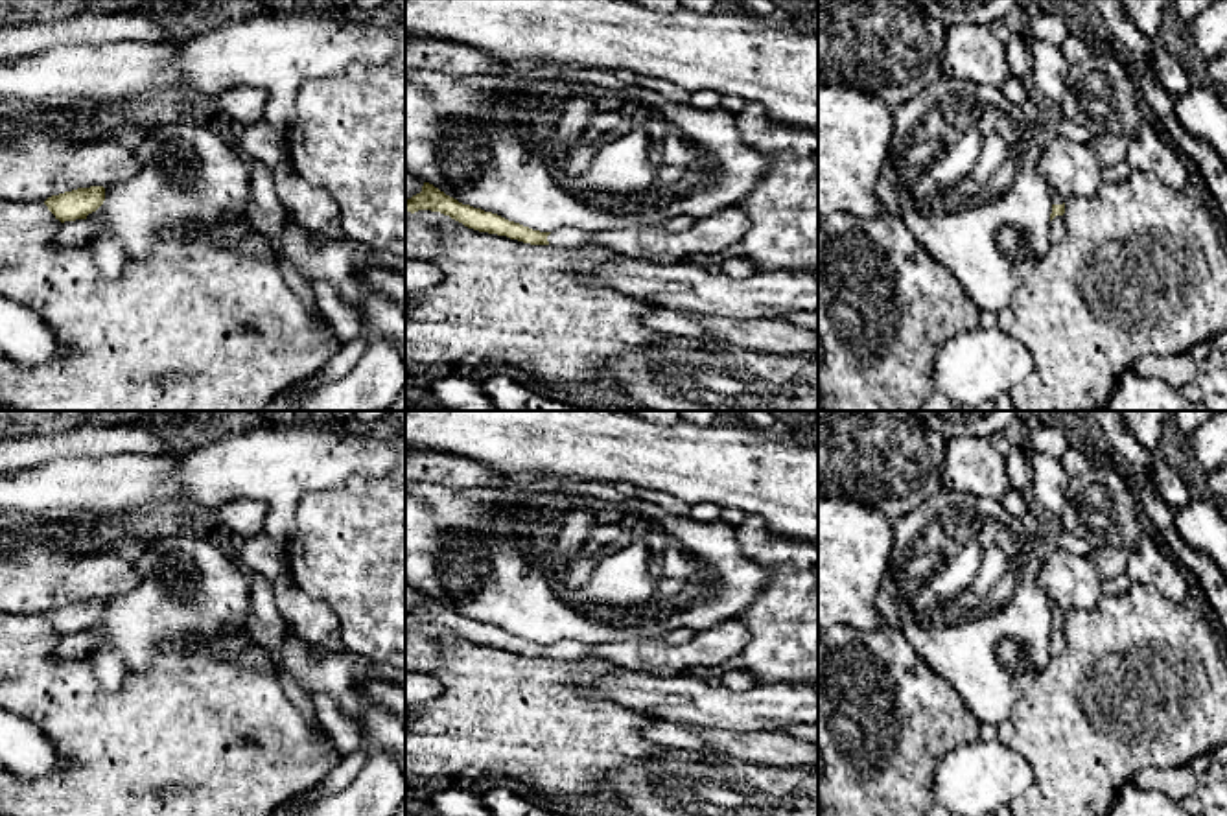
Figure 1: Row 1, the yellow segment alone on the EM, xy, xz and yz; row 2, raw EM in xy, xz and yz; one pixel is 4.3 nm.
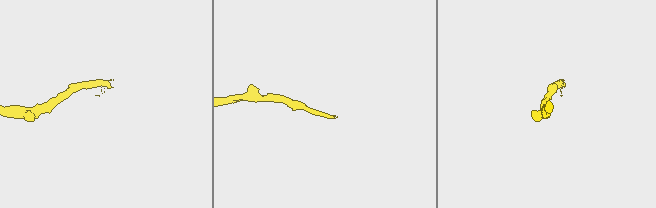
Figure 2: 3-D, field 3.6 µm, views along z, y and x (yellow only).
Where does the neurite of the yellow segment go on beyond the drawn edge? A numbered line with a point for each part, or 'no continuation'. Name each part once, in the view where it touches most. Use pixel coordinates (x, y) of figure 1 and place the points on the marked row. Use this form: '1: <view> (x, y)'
1: xz (710, 234)

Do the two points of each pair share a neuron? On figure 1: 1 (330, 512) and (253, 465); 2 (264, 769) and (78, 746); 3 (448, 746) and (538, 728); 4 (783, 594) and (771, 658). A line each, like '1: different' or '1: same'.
1: different
2: same
3: same
4: same

